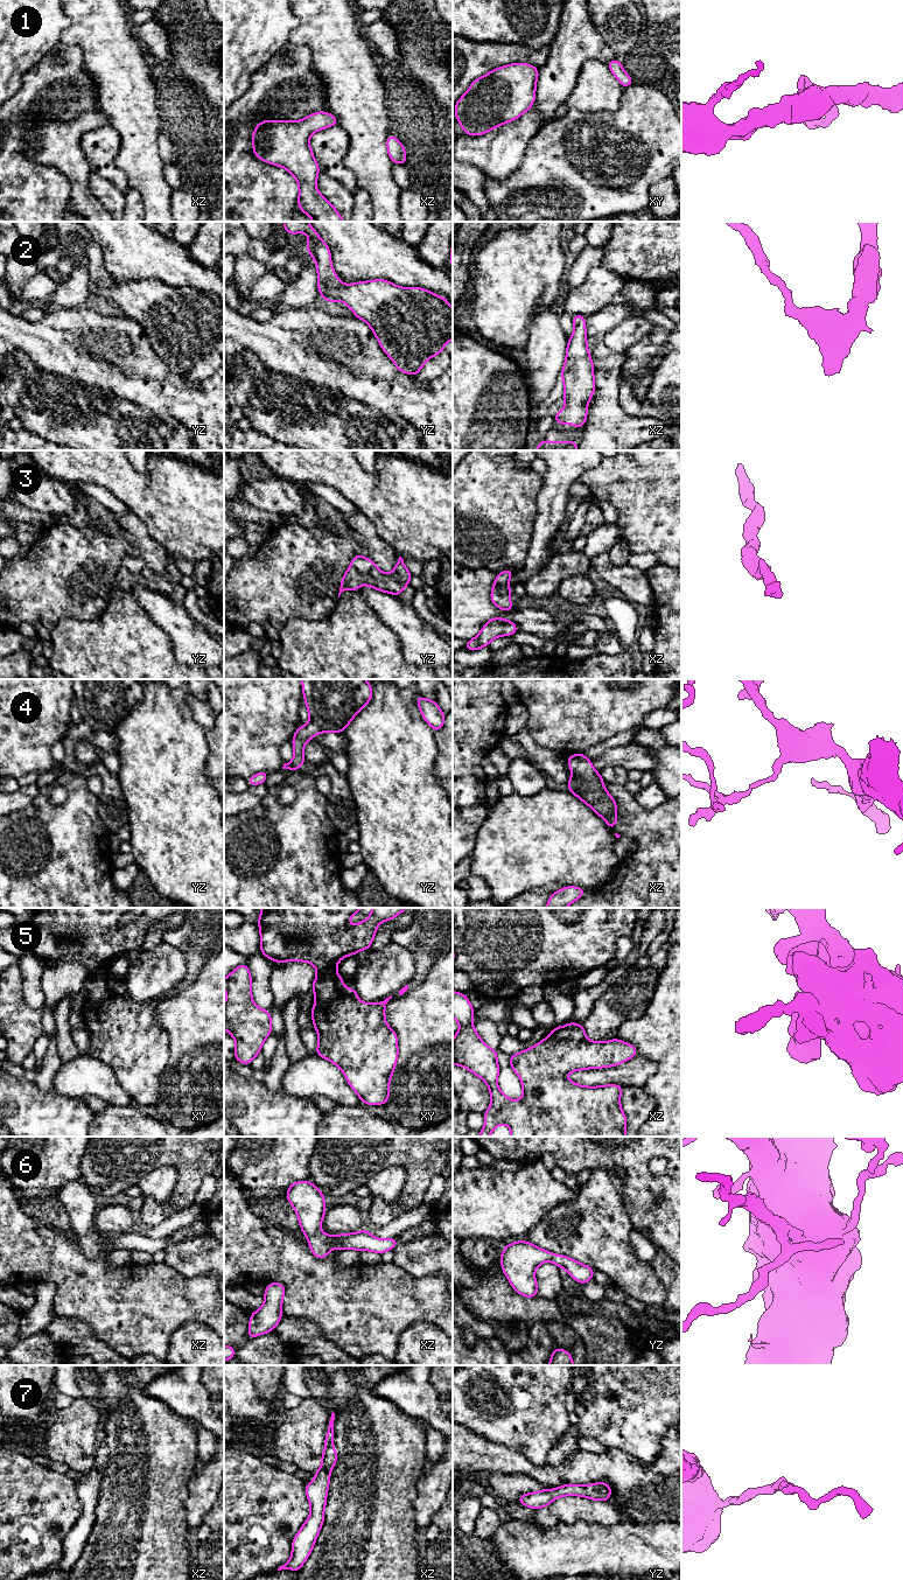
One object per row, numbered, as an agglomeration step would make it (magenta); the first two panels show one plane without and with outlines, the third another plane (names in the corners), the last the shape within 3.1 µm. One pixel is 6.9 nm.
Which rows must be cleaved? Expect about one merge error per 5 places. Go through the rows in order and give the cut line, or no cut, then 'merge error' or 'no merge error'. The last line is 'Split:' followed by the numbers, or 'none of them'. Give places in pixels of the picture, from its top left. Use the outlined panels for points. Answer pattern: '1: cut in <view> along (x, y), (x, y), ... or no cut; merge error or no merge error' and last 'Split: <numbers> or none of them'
1: no cut; no merge error
2: no cut; no merge error
3: no cut; no merge error
4: no cut; no merge error
5: no cut; no merge error
6: no cut; no merge error
7: no cut; no merge error
Split: none of them

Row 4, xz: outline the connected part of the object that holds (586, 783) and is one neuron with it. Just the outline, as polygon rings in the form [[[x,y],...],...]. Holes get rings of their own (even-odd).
[[[583,753],[566,756],[566,758],[572,772],[572,777],[566,784],[568,791],[590,806],[614,831],[618,819],[616,815],[617,804],[609,791],[604,789],[601,774],[593,768],[593,762]]]

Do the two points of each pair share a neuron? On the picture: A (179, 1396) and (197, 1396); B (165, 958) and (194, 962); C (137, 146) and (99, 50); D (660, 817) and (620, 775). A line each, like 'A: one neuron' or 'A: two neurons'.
A: one neuron
B: two neurons
C: one neuron
D: two neurons

